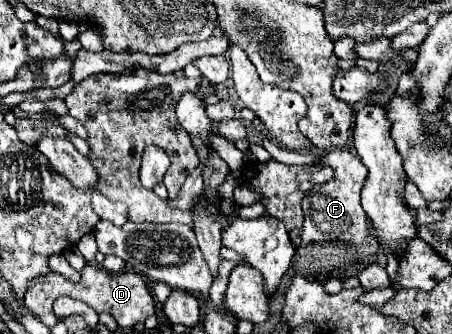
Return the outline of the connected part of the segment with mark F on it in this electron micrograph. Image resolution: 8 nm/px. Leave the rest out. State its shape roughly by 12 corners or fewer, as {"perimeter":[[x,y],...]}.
{"perimeter":[[346,149],[316,165],[334,177],[302,201],[302,243],[362,243],[364,163]]}

